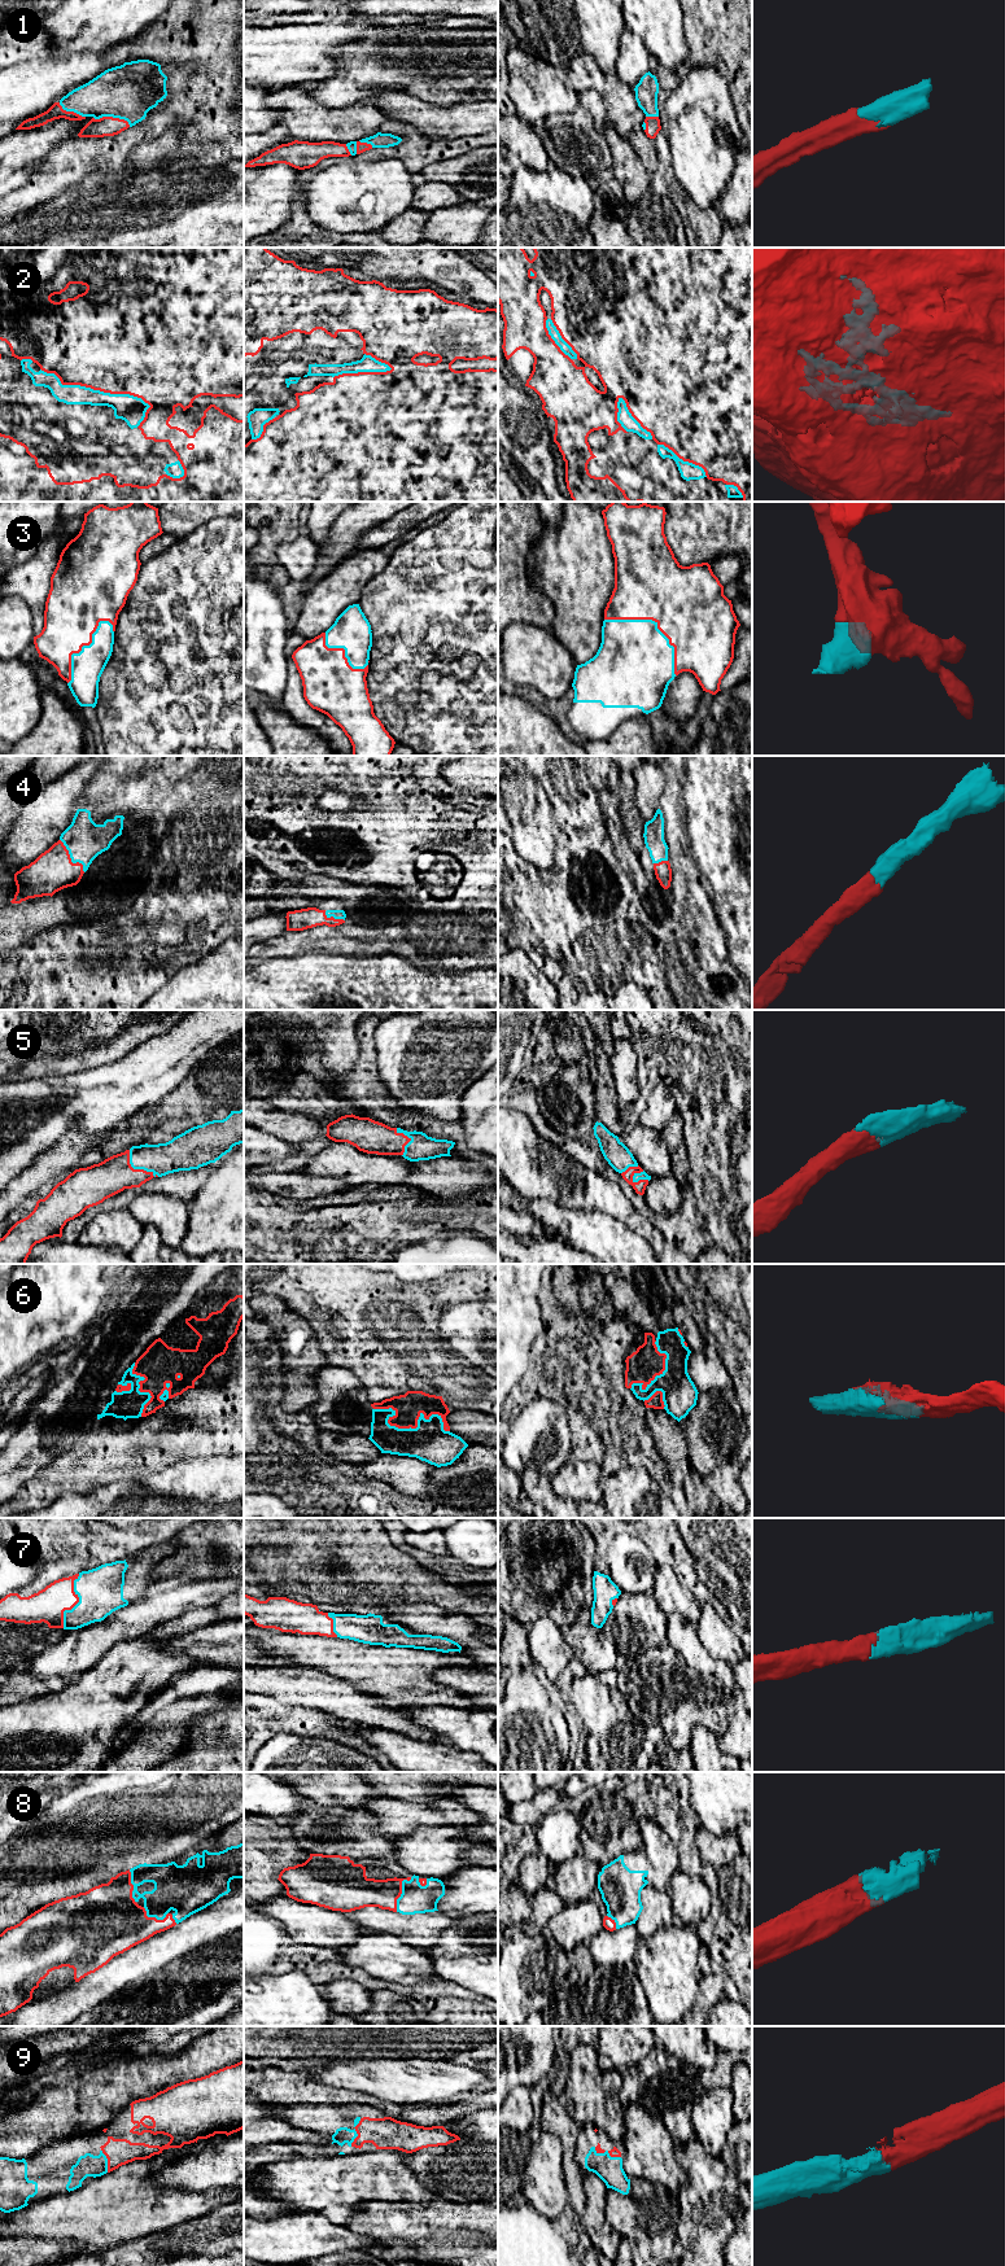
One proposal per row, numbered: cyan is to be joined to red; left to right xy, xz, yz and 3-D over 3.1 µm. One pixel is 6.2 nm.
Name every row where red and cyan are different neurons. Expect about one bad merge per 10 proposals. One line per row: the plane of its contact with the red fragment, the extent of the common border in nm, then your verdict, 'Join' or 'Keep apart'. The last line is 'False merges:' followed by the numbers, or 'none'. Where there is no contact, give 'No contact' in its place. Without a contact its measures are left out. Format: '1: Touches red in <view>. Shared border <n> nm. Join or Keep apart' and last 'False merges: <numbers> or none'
1: Touches red in xy. Shared border 240 nm. Join
2: Touches red in xy. Shared border 750 nm. Join
3: Touches red in yz. Shared border 550 nm. Join
4: Touches red in xy. Shared border 260 nm. Join
5: Touches red in xy. Shared border 260 nm. Join
6: Touches red in xz. Shared border 500 nm. Join
7: Touches red in xy. Shared border 360 nm. Join
8: Touches red in xz. Shared border 240 nm. Join
9: Touches red in xz. Shared border 190 nm. Join
False merges: none

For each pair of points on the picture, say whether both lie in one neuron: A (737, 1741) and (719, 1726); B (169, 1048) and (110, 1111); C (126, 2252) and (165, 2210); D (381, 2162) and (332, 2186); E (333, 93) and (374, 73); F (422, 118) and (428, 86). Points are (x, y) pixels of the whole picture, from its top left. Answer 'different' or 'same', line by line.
A: different
B: same
C: different
D: same
E: same
F: different

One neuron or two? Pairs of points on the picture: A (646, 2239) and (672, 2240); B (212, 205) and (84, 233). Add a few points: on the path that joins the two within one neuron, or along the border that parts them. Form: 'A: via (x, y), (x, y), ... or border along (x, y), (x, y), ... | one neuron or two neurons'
A: via (652, 2239), (665, 2240) | one neuron
B: via (180, 233), (116, 233) | one neuron

